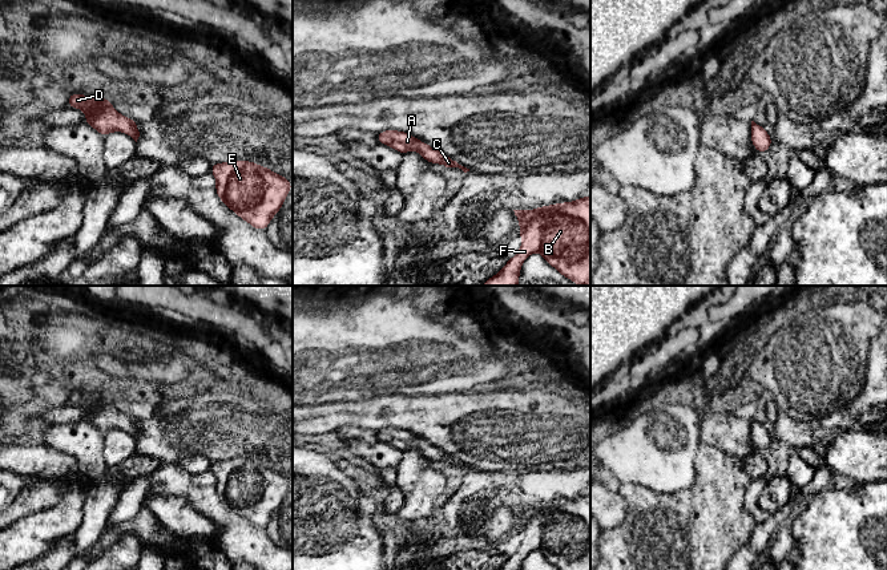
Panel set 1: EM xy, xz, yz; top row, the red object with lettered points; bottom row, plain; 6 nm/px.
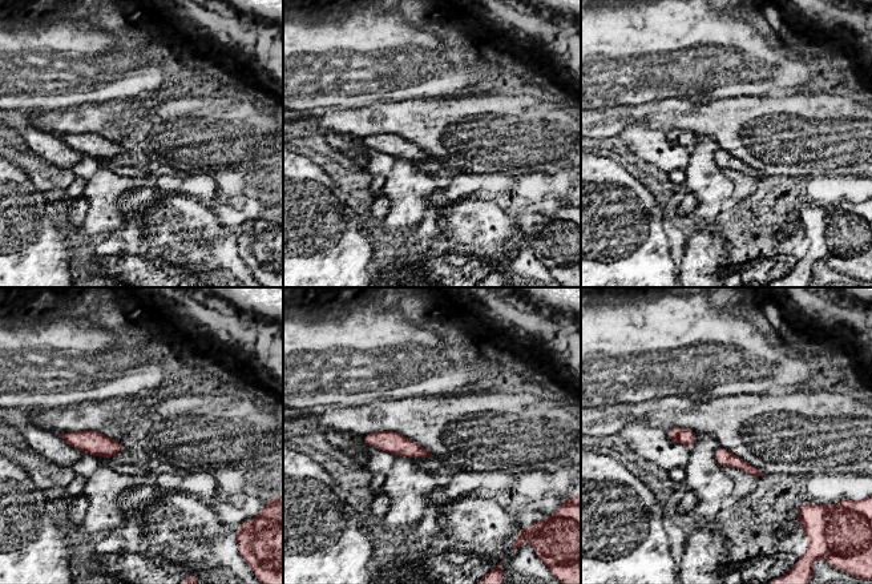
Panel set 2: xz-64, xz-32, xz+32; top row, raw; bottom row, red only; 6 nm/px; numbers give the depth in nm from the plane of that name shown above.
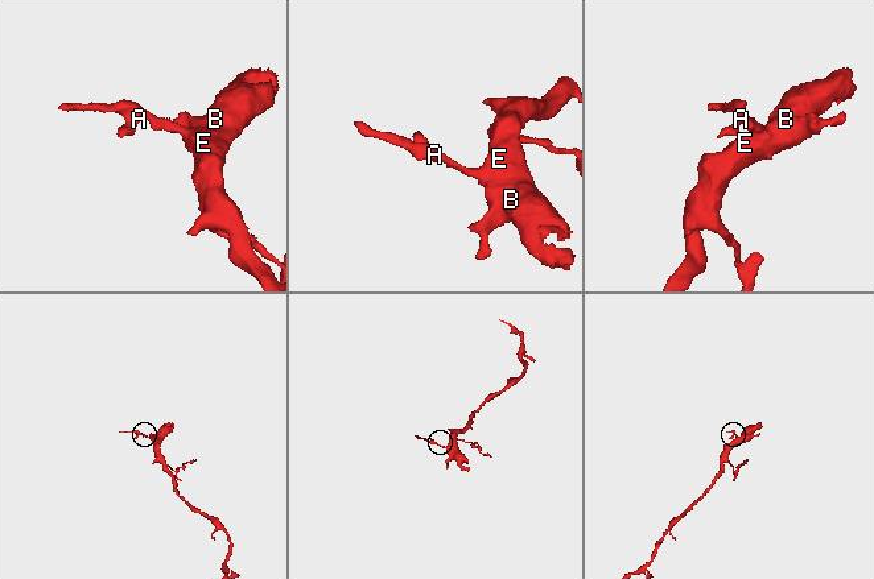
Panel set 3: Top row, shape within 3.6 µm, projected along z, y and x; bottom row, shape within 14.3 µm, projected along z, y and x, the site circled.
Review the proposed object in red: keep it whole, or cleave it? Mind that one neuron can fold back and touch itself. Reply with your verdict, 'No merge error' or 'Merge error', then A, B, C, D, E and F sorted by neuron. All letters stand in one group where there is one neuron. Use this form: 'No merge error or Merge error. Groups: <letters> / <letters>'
No merge error. Groups: A B C D E F

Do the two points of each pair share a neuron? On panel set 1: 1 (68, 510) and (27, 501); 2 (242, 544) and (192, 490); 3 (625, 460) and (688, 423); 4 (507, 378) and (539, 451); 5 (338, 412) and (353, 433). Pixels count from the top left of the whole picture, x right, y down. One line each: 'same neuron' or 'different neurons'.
1: different neurons
2: same neuron
3: same neuron
4: different neurons
5: different neurons

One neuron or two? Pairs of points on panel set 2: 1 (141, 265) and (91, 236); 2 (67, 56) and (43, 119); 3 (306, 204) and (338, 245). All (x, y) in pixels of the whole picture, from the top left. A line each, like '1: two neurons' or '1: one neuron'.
1: two neurons
2: two neurons
3: one neuron

